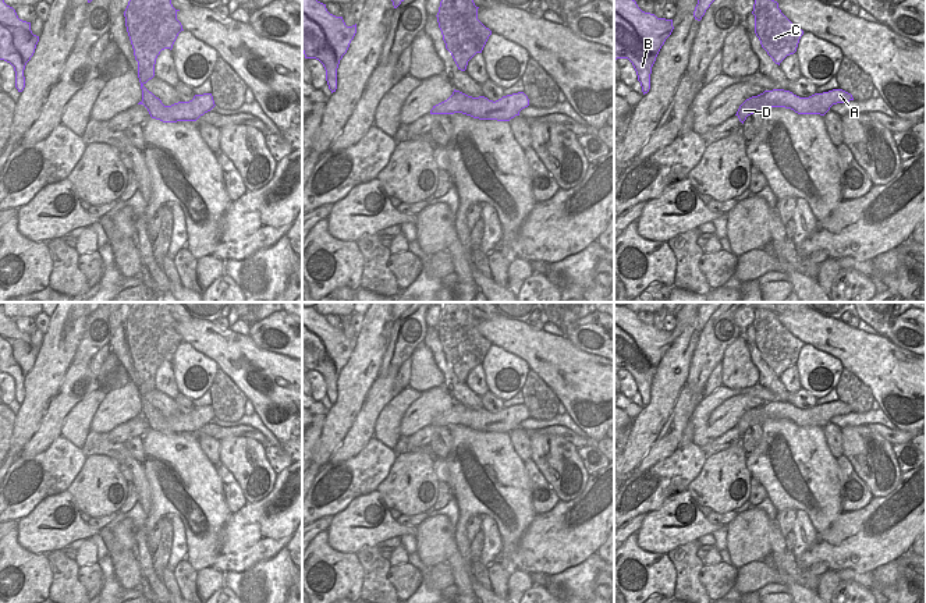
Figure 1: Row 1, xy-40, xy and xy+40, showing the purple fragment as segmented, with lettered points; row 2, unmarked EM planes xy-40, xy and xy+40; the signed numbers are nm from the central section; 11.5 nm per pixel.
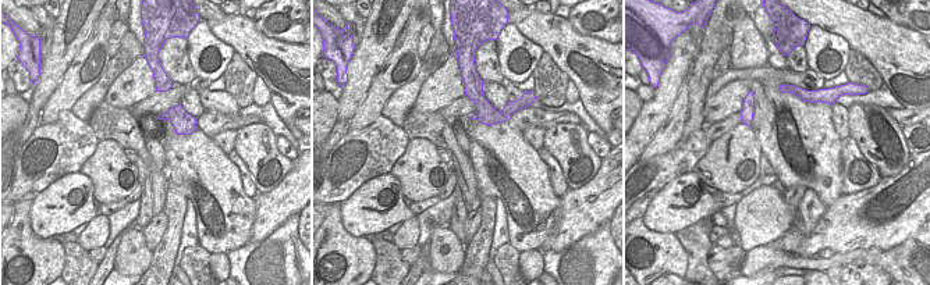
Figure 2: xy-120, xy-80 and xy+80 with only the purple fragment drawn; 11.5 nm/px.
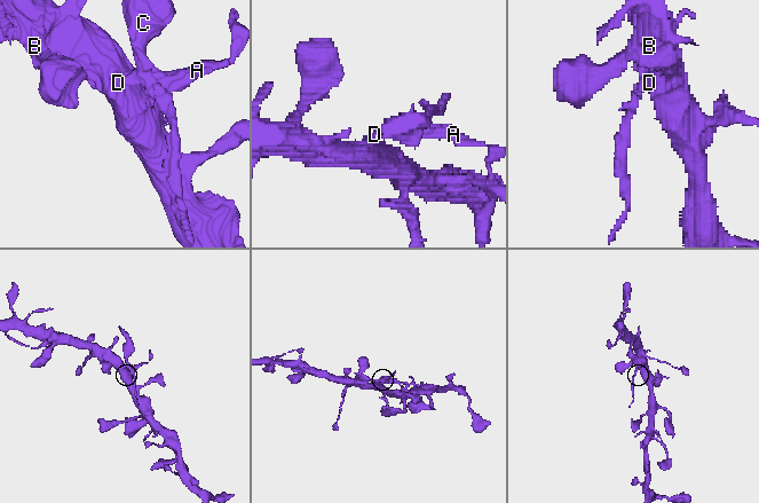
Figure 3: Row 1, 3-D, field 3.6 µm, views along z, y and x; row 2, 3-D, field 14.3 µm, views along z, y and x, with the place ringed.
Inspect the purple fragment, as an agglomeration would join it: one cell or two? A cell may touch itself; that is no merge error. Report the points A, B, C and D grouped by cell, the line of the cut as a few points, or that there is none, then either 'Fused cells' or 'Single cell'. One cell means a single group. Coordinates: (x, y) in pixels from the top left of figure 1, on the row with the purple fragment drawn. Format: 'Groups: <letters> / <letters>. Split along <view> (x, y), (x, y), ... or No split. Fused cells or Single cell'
Groups: A C / B D. Split along xy+40 (763, 94), (763, 102), (752, 112). Fused cells.

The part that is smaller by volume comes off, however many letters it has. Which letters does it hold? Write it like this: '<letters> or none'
A, C

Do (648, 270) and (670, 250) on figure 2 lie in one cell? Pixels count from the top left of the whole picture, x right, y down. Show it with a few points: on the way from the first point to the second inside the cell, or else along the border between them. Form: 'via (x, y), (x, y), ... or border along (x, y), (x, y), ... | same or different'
via (653, 264), (664, 255) | same

